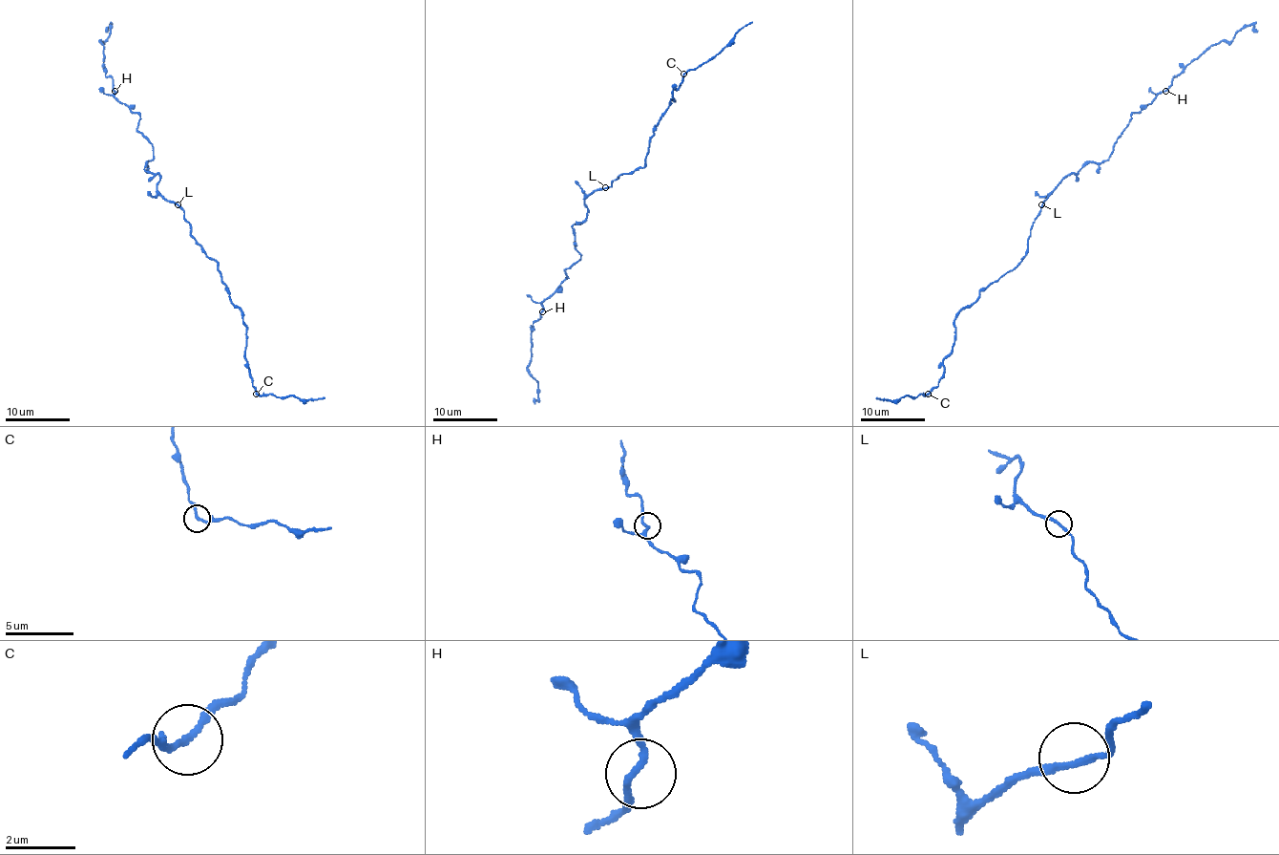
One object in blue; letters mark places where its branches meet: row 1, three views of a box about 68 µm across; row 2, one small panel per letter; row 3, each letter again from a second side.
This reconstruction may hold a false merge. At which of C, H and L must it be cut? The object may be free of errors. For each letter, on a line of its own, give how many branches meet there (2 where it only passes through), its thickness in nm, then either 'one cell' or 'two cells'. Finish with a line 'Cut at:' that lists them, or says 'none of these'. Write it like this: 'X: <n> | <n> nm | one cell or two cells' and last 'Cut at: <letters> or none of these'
C: 2 | 170 nm | two cells
H: 2 | 170 nm | one cell
L: 2 | 170 nm | one cell
Cut at: C

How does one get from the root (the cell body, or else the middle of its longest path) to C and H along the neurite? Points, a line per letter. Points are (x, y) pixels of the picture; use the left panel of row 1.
C: (180, 209), (190, 225), (190, 235), (218, 264), (229, 299), (241, 311), (246, 327), (244, 358), (256, 394)
H: (180, 209), (157, 188), (159, 176), (144, 168), (154, 158), (152, 143), (137, 129), (139, 115), (115, 91)

